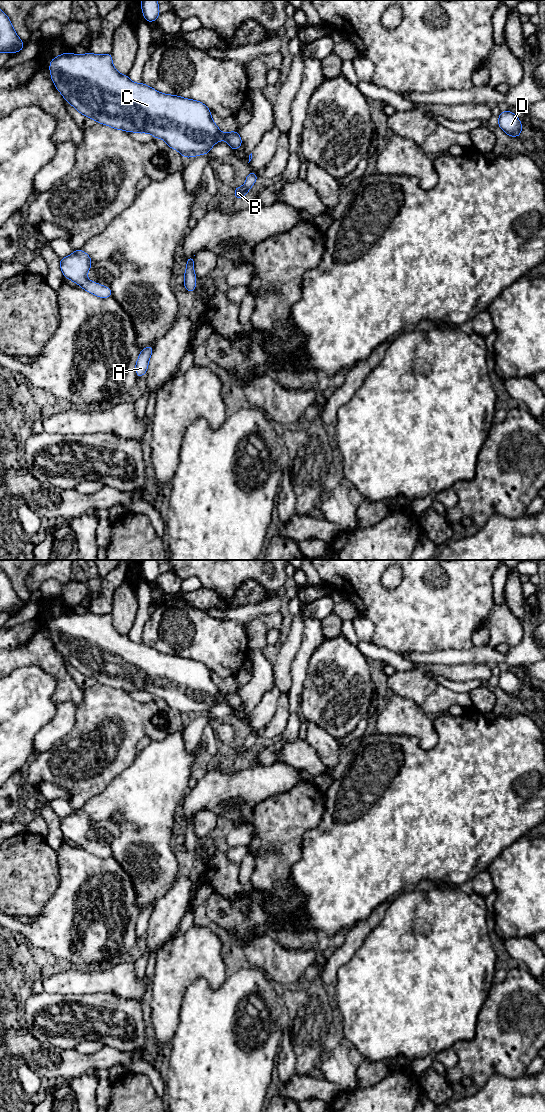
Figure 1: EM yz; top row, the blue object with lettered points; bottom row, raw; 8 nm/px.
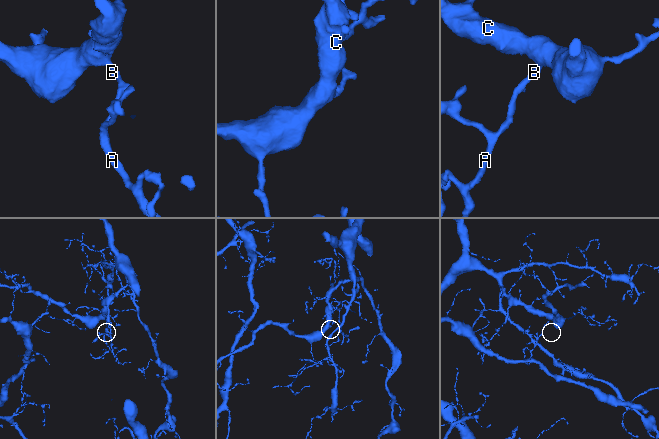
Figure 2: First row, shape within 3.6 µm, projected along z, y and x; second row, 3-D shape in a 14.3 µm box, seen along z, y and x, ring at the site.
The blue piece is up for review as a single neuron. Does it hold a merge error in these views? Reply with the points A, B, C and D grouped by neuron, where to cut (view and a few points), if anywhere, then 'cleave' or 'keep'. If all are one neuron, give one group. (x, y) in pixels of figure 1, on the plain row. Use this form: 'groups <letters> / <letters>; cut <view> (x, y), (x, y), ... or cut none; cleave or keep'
groups A B C D; cut none; keep

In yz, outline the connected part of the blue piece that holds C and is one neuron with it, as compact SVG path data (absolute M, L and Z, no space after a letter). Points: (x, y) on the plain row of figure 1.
M66 612L50 621L49 630L56 649L82 675L117 690L138 694L150 693L153 698L163 699L168 707L178 710L185 718L206 715L215 703L224 699L232 711L242 706L242 699L236 690L228 693L220 691L211 677L210 669L205 664L181 656L163 654L144 643L132 642L128 635L122 635L115 629L111 613L78 615Z

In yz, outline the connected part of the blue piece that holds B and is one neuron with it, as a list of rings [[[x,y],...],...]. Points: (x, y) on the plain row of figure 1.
[[[251,731],[246,737],[245,744],[242,747],[234,748],[235,759],[240,760],[241,758],[243,758],[251,749],[251,747],[254,745],[257,738],[258,738],[258,735],[255,734],[253,731]]]

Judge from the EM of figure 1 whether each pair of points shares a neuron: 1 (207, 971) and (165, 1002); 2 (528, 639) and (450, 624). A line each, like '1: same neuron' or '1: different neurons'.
1: same neuron
2: different neurons

